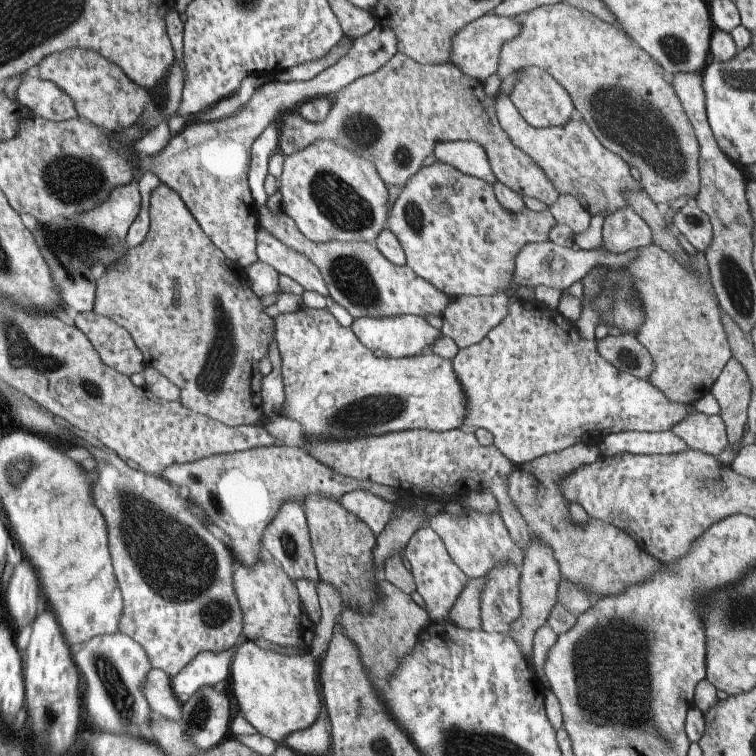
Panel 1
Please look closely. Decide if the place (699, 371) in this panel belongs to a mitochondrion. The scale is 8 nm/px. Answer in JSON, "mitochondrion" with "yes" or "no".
{"mitochondrion":"no"}

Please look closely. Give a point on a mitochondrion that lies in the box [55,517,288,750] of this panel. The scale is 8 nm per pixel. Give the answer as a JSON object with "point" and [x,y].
{"point":[108,672]}

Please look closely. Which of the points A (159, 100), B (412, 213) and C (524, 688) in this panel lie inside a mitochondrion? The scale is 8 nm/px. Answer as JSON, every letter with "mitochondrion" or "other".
{"A":"other","B":"mitochondrion","C":"other"}

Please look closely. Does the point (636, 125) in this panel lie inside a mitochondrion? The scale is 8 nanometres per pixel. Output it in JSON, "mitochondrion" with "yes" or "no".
{"mitochondrion":"yes"}

